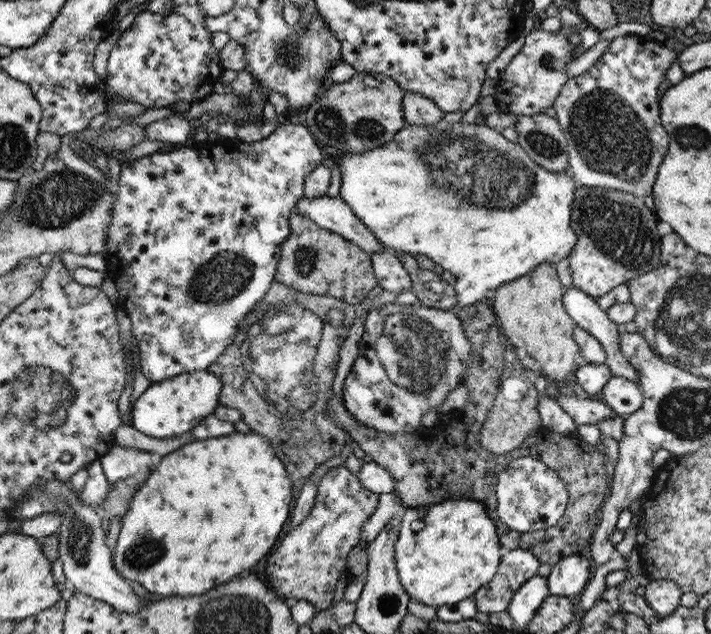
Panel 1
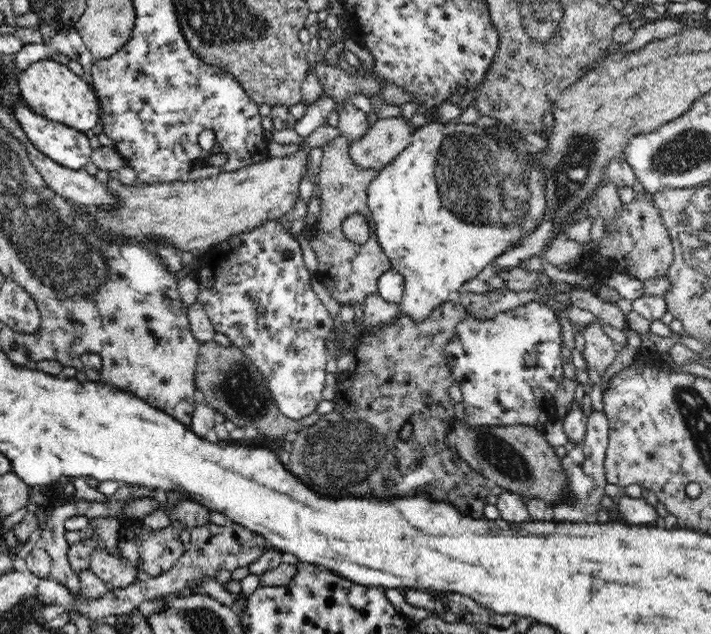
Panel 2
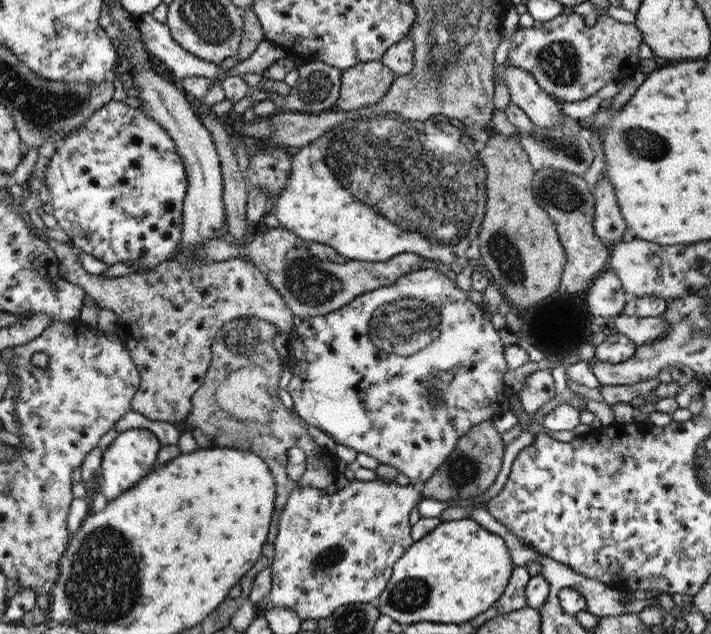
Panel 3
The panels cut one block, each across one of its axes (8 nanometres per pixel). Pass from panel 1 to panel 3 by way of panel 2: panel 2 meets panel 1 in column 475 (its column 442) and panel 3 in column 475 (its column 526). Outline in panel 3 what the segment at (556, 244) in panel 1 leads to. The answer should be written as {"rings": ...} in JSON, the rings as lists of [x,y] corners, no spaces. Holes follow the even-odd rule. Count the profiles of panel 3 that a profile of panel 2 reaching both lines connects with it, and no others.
{"rings":[[[386,113],[384,115],[366,115],[356,120],[346,121],[342,126],[334,127],[308,145],[294,149],[291,175],[275,200],[275,209],[272,210],[272,214],[275,214],[279,224],[292,234],[308,242],[328,245],[346,260],[388,262],[398,254],[410,253],[422,258],[423,261],[442,262],[445,267],[450,264],[462,264],[465,267],[469,263],[465,251],[480,230],[485,204],[486,171],[470,134],[462,135],[462,130],[458,129],[458,126],[450,125],[446,118],[431,117],[426,118],[426,121],[409,121],[398,114]]]}

